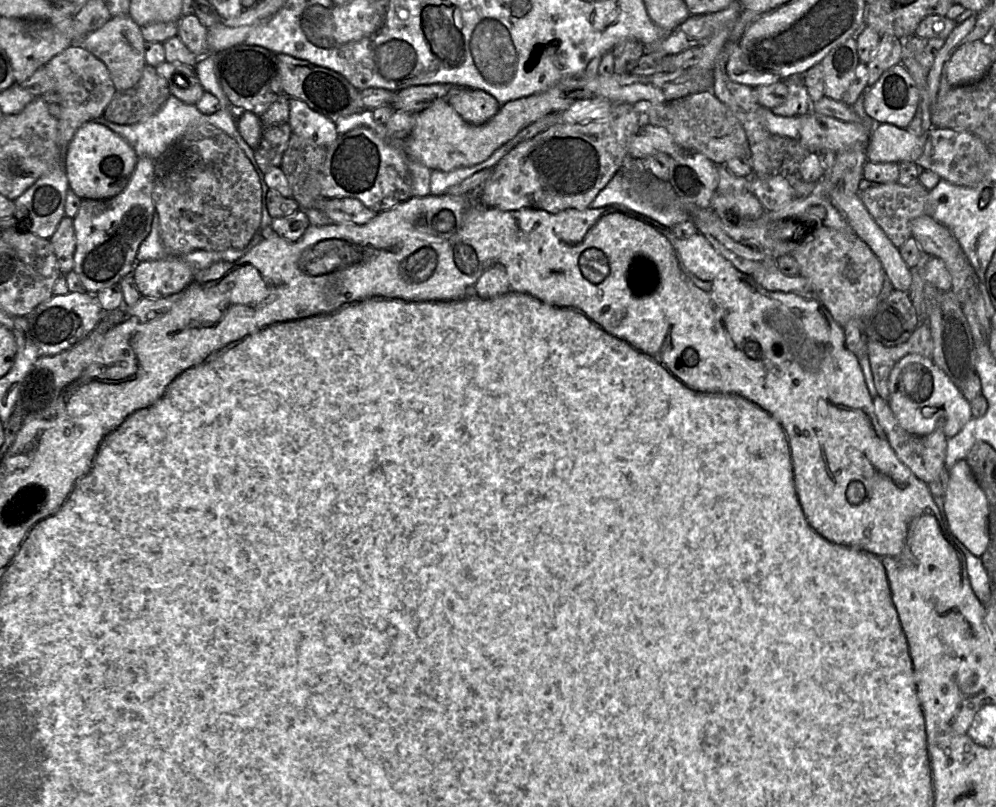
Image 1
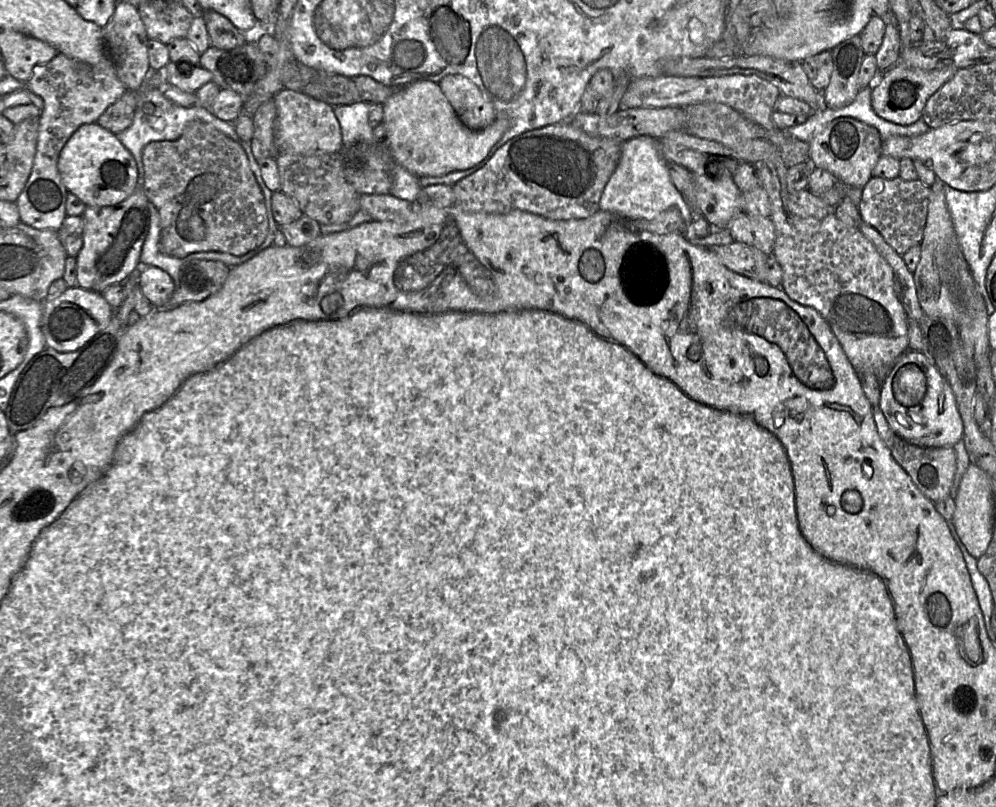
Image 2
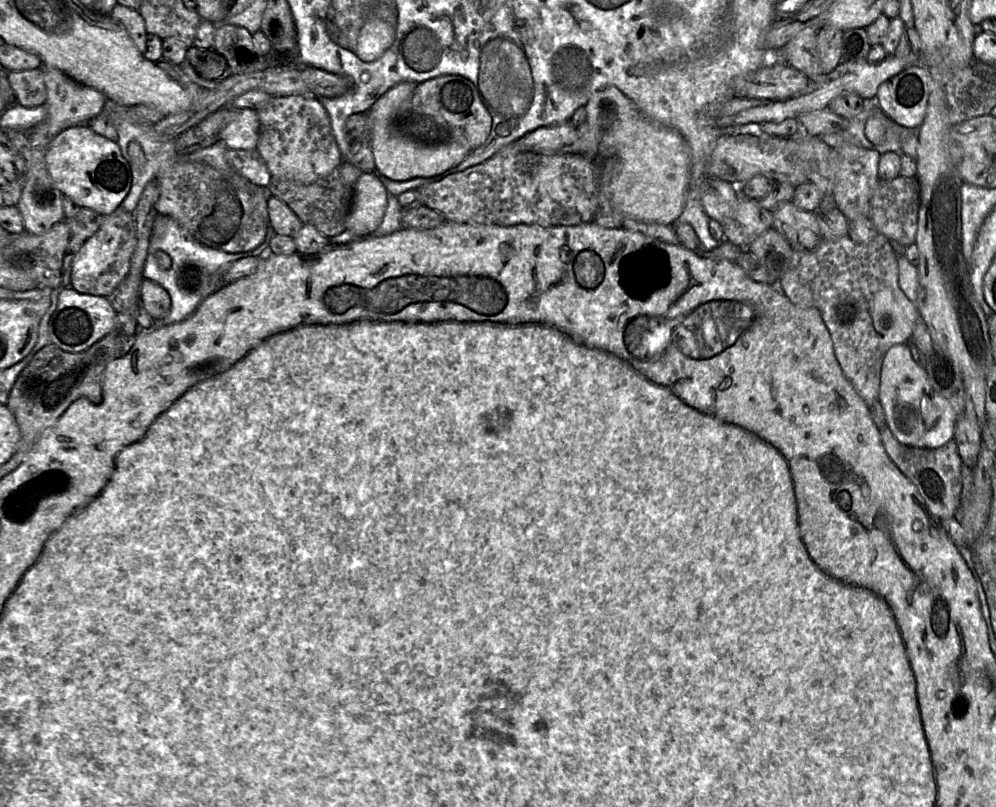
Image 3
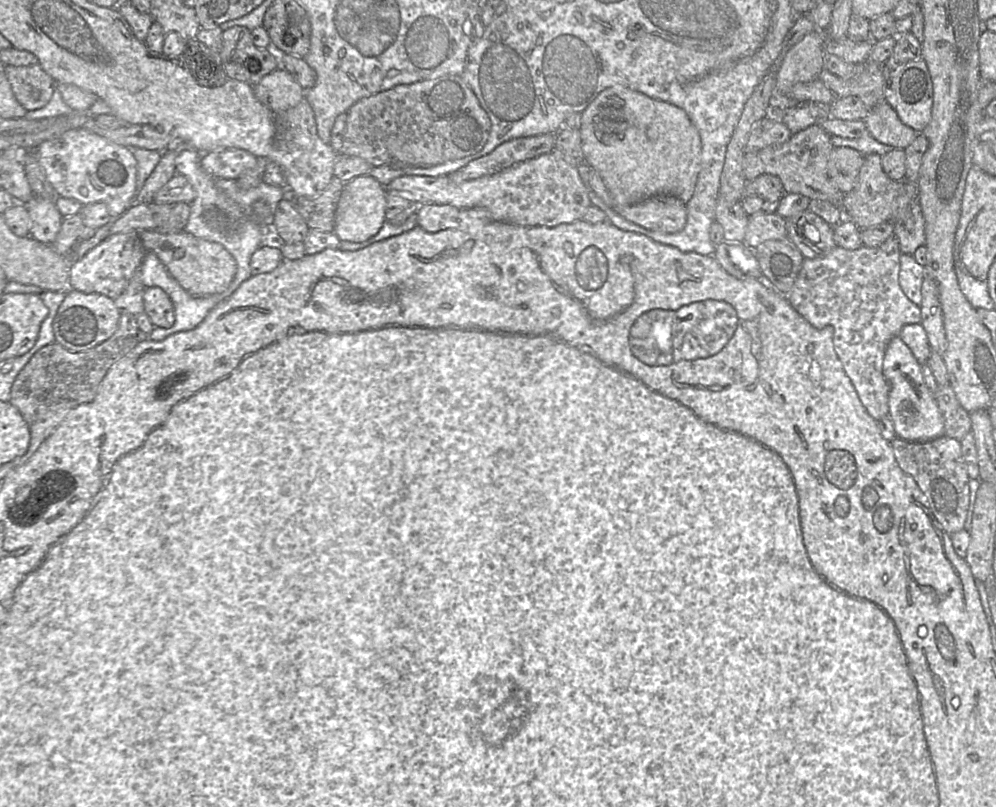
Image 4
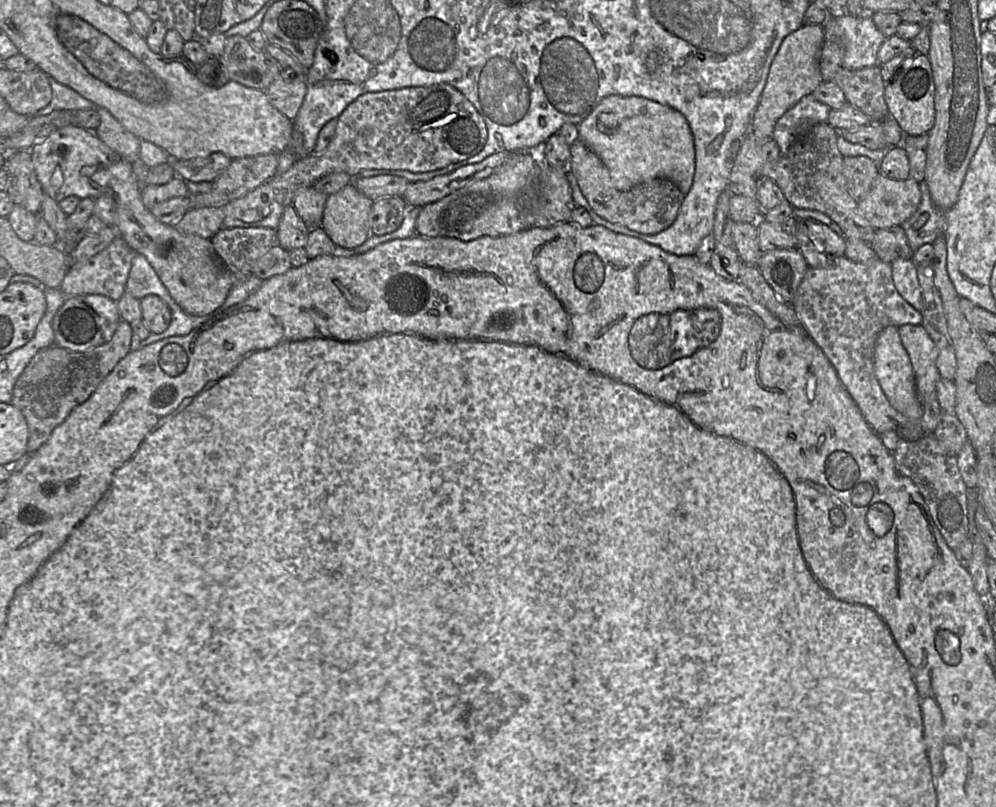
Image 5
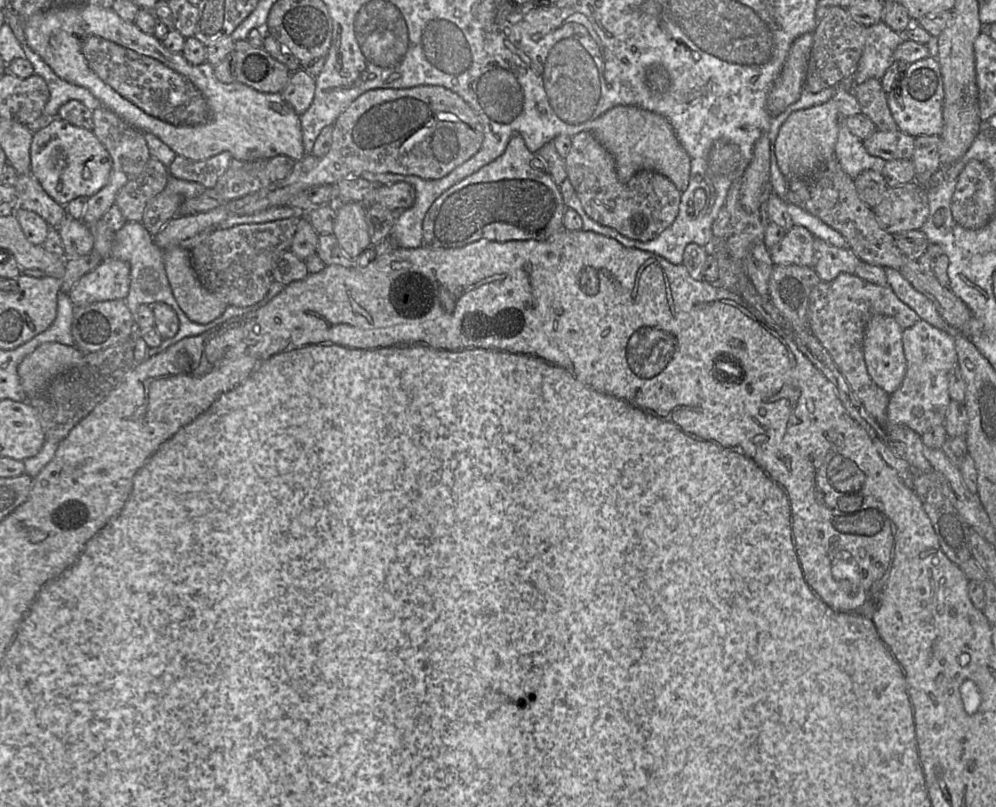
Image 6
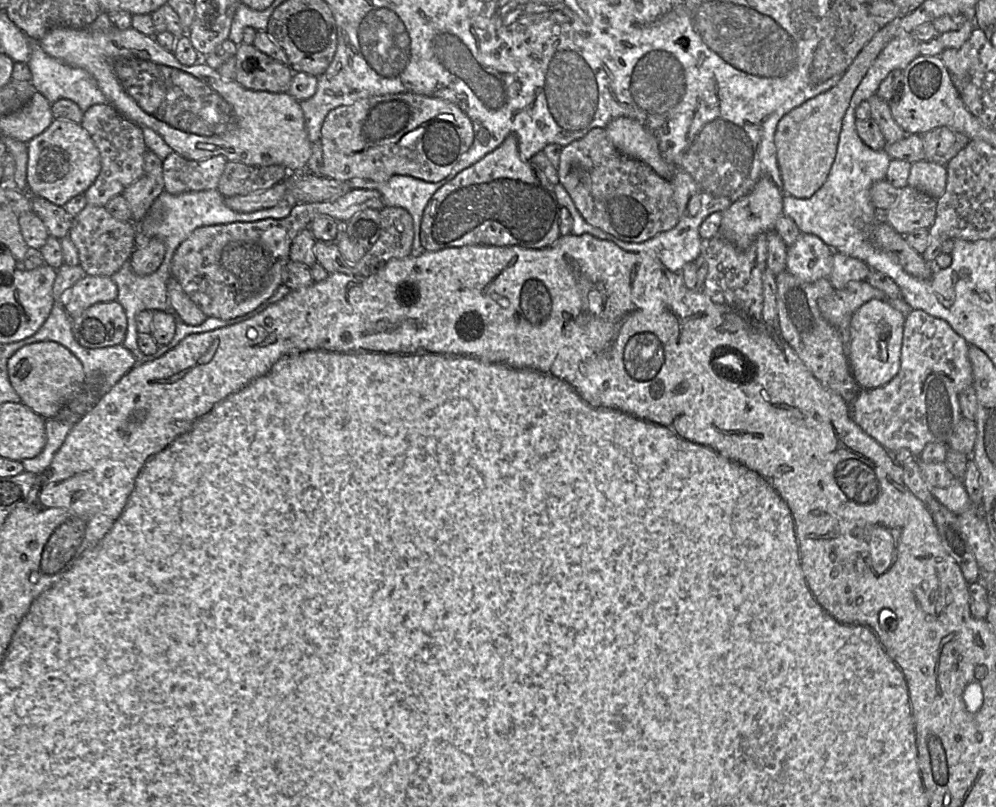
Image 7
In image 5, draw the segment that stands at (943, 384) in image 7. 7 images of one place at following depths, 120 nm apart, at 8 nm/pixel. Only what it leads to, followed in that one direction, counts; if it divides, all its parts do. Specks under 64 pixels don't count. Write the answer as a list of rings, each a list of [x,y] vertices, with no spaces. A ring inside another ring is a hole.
[[[906,324],[898,328],[901,342],[907,351],[915,376],[917,395],[922,401],[932,393],[941,379],[936,365],[938,350],[933,340],[920,325]]]

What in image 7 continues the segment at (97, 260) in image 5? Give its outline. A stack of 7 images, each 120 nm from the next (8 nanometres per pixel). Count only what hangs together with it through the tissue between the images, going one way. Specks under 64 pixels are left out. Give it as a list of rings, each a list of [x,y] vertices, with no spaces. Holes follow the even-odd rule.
[[[85,275],[70,289],[65,309],[73,319],[90,306],[100,302],[114,301],[117,296],[118,288],[111,277]]]

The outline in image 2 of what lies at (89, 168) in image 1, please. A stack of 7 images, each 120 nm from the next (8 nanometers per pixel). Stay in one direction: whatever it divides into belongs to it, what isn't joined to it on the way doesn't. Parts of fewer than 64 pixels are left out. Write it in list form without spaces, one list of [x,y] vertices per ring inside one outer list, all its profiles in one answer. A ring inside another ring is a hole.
[[[98,123],[81,125],[60,152],[58,170],[68,192],[76,195],[87,206],[111,206],[122,202],[138,187],[138,169],[132,154],[117,136]]]

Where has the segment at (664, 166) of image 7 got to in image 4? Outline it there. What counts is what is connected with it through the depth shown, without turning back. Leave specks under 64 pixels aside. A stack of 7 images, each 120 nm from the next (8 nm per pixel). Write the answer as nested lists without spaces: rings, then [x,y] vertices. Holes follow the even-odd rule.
[[[623,86],[600,92],[582,112],[581,146],[584,160],[600,175],[618,205],[634,205],[659,195],[670,195],[685,204],[691,199],[701,164],[701,140],[686,112]]]

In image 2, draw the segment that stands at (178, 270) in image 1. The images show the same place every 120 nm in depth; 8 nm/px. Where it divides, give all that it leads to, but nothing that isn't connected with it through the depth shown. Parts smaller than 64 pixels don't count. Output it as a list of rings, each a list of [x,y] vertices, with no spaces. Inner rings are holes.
[[[139,266],[138,285],[154,308],[162,308],[175,291],[175,283],[164,270],[155,266]]]

